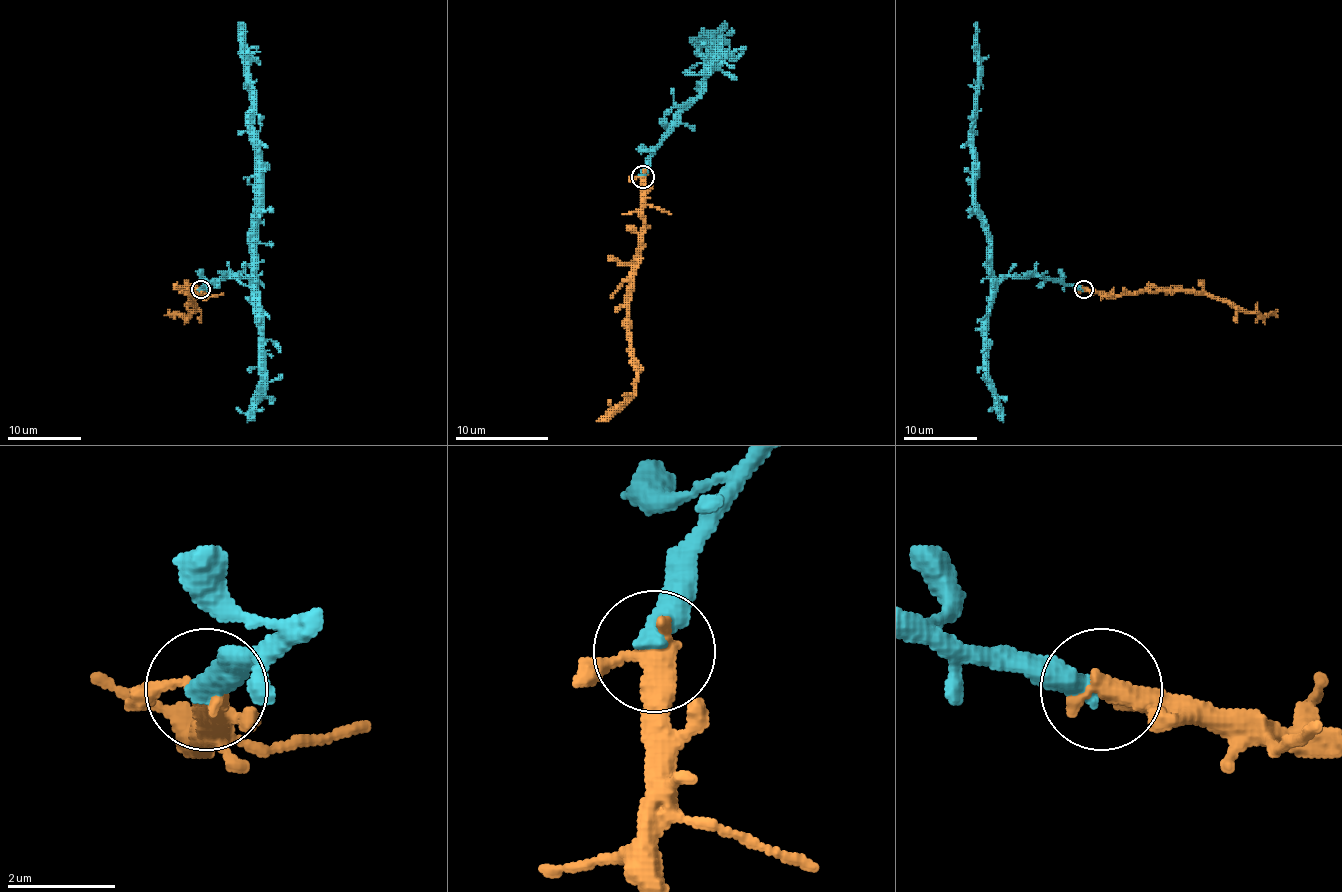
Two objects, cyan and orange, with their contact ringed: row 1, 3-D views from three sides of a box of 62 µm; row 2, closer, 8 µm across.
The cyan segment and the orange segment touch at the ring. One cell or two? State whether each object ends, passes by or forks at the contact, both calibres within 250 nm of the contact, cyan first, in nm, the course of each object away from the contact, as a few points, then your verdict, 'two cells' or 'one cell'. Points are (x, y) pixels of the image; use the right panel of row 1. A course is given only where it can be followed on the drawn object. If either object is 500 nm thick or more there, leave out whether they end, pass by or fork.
cyan ends; orange passes by; calibres 480 and 380 nm; course cyan (1082, 289), (1040, 276), (1007, 276), (999, 282), (996, 280), (992, 236), (973, 197), (975, 22); course orange (1084, 289), (1136, 295), (1145, 291), (1206, 291), (1261, 315), (1278, 315); one cell

